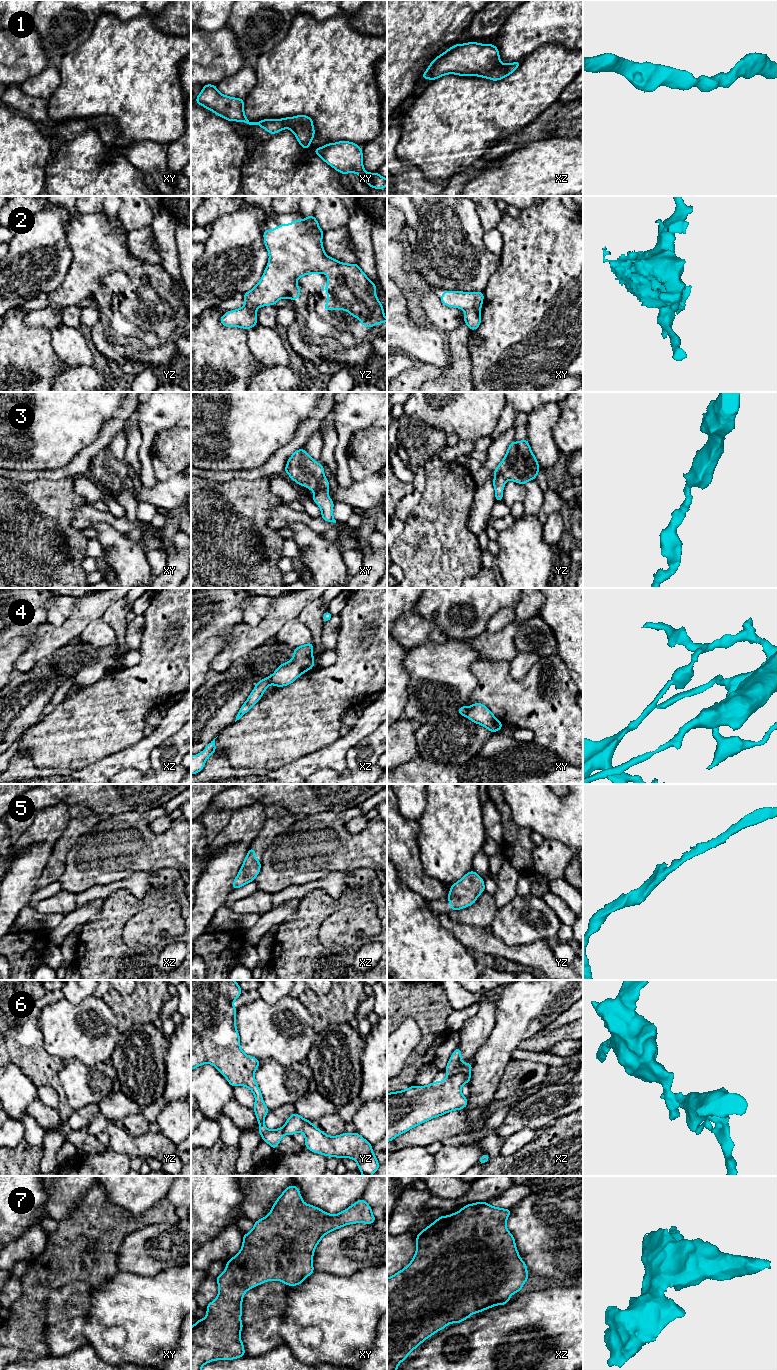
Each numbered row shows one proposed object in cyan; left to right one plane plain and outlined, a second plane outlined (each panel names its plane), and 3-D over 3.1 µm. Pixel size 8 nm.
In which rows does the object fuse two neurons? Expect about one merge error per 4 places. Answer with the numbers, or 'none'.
2, 4, 6

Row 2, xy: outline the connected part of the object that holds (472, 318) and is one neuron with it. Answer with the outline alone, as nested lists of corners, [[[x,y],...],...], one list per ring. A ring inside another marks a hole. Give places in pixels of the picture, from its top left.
[[[470,309],[465,311],[464,322],[470,330],[476,330],[481,324],[481,313],[478,309]]]

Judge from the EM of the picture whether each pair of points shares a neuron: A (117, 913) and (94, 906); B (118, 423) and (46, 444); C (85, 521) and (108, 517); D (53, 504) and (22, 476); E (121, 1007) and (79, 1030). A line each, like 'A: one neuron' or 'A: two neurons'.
A: two neurons
B: two neurons
C: one neuron
D: two neurons
E: two neurons

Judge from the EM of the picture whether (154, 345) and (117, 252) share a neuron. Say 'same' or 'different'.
same

